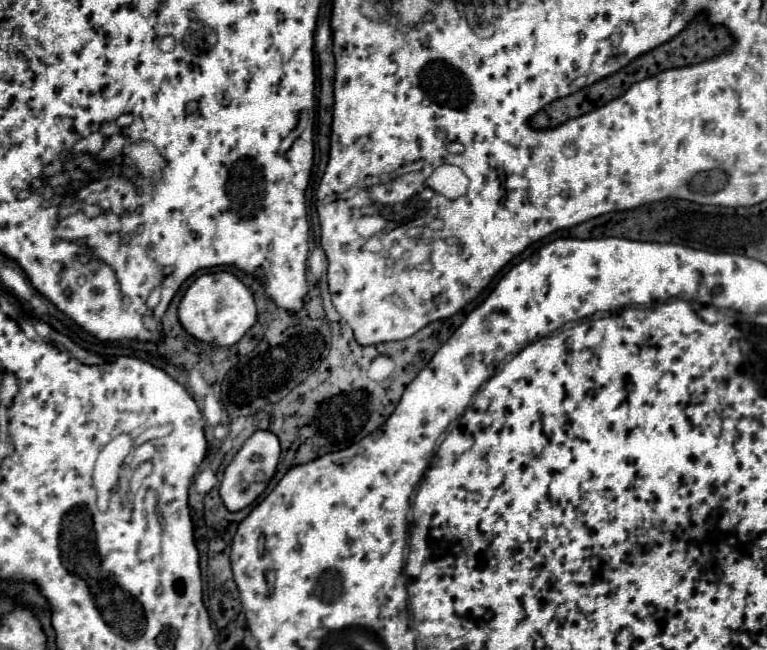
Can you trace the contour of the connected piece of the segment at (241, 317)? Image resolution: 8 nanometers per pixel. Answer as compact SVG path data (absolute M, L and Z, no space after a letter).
M219 271L199 275L191 283L179 303L177 317L183 329L195 339L219 347L231 347L253 327L253 323L257 321L257 309L251 291L233 273Z

